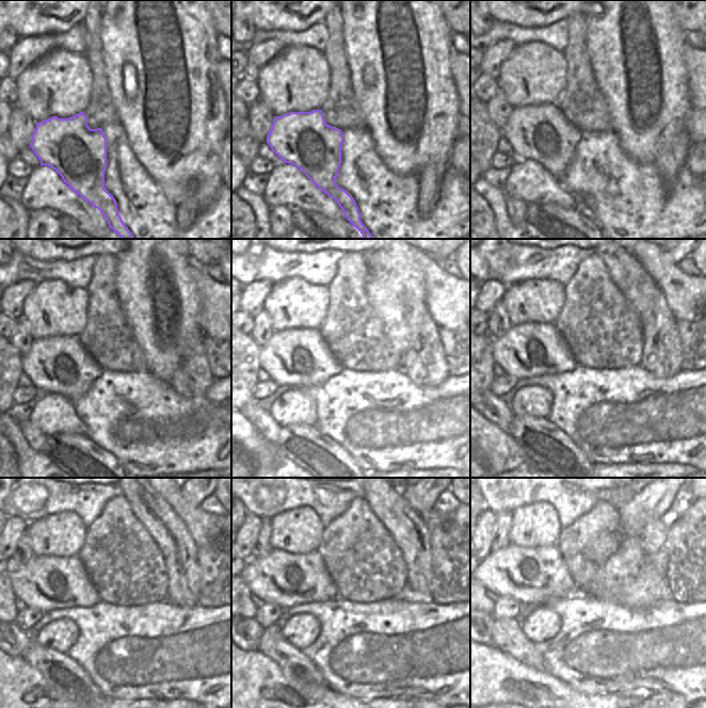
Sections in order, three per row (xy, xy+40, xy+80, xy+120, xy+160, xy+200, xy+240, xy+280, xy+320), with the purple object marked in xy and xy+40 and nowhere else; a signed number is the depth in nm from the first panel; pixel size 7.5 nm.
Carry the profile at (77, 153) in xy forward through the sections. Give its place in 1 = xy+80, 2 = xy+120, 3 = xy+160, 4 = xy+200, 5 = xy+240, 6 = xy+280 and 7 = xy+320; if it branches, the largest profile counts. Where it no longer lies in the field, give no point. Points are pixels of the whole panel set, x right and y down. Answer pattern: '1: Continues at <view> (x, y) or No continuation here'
1: Continues at xy+80 (542, 132)
2: Continues at xy+120 (60, 365)
3: Continues at xy+160 (299, 357)
4: Continues at xy+200 (528, 350)
5: Continues at xy+240 (46, 582)
6: Continues at xy+280 (286, 579)
7: Continues at xy+320 (530, 575).

